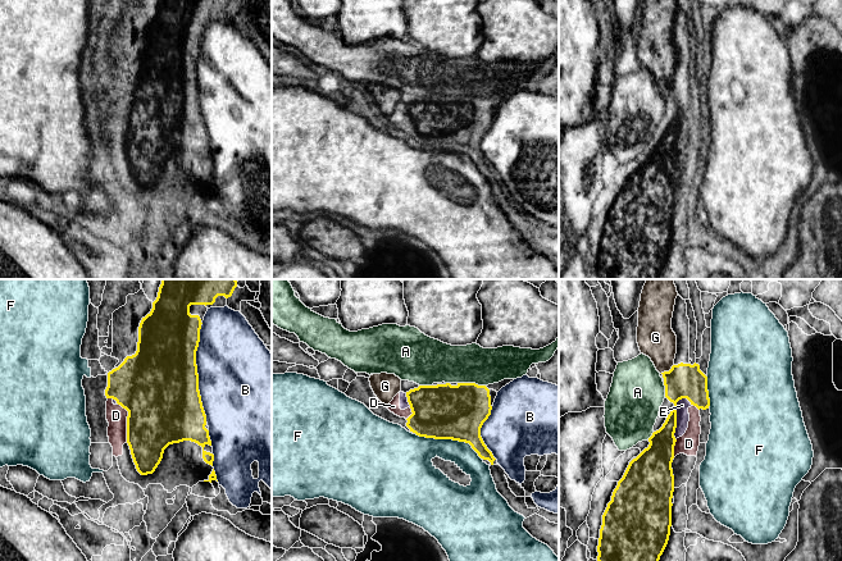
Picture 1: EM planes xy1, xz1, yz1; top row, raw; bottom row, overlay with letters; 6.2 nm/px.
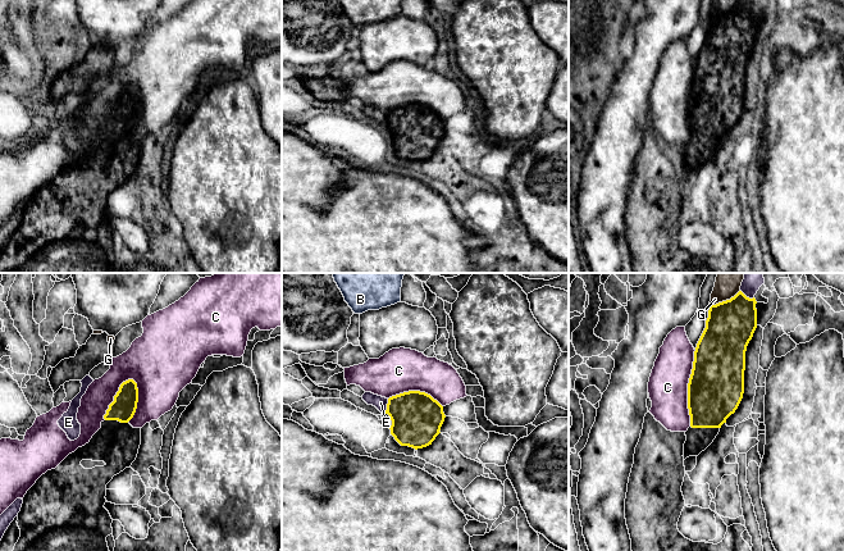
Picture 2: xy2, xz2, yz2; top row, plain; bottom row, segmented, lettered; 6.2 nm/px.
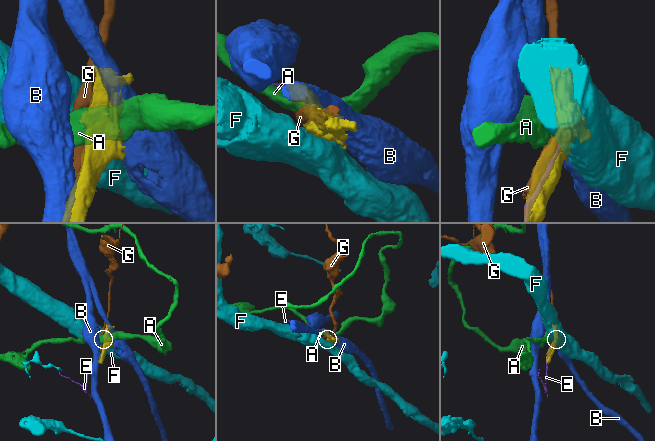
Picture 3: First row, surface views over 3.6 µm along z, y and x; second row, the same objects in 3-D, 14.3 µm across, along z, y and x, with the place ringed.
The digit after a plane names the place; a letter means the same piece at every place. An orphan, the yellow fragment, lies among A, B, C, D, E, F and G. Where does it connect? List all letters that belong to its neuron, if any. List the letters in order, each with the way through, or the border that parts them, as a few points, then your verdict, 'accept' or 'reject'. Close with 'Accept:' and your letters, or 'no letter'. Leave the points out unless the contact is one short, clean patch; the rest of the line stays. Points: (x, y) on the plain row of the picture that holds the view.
A: reject
B: reject
C: reject
D: reject
E: reject
F: reject
G: reject
Accept: no letter

